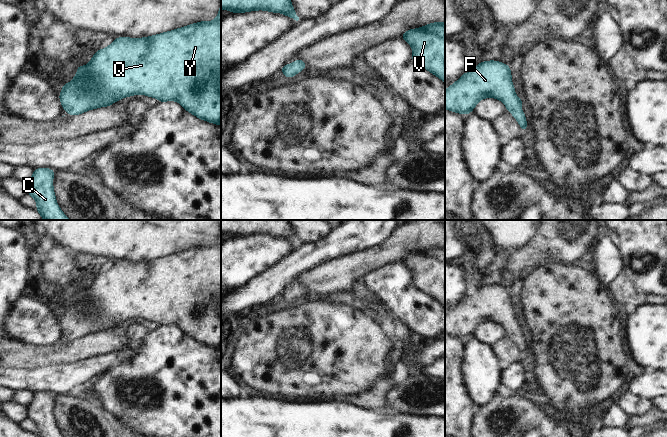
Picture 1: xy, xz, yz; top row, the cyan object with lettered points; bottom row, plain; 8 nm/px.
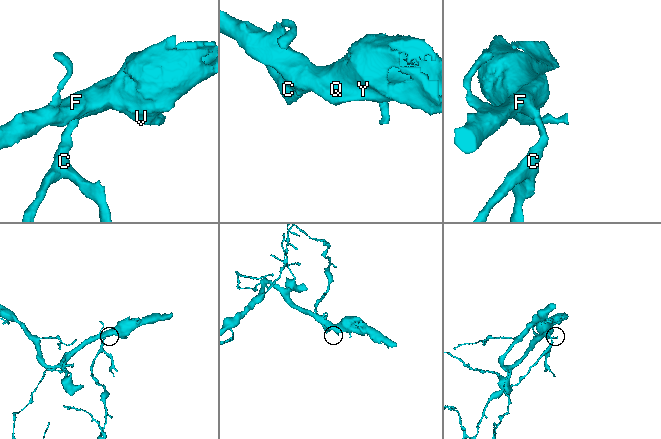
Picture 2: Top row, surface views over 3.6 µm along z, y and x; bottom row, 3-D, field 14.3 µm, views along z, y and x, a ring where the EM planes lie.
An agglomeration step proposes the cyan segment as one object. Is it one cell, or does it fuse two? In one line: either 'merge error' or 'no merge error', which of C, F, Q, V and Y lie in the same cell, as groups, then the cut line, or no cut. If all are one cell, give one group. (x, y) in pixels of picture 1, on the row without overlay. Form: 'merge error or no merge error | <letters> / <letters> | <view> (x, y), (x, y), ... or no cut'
no merge error | C F Q V Y | no cut

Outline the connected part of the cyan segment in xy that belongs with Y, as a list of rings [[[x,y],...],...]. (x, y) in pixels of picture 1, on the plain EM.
[[[221,228],[217,241],[211,245],[192,247],[150,261],[138,263],[117,261],[108,271],[99,273],[85,290],[75,292],[78,297],[70,307],[65,307],[59,318],[63,333],[76,340],[91,333],[108,331],[124,321],[143,318],[159,326],[177,325],[197,342],[221,349]]]

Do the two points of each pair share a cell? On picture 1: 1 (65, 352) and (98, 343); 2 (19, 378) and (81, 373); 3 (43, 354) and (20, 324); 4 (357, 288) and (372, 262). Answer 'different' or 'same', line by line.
1: same
2: same
3: different
4: different

